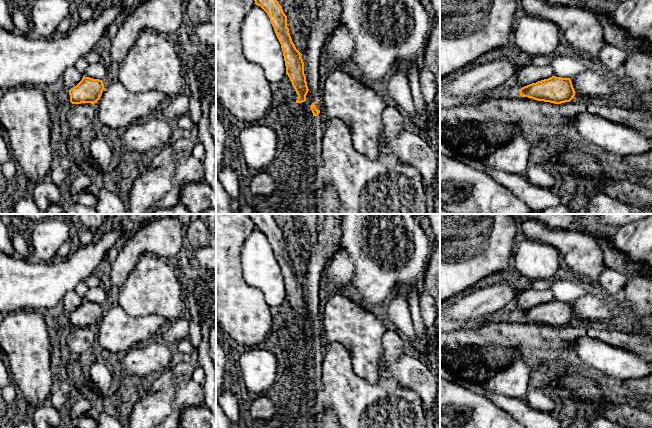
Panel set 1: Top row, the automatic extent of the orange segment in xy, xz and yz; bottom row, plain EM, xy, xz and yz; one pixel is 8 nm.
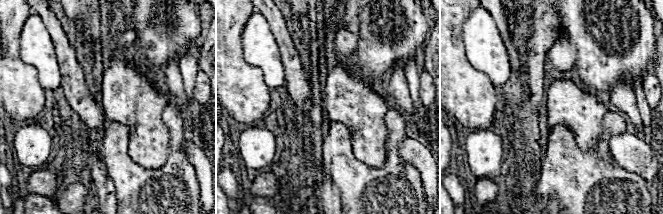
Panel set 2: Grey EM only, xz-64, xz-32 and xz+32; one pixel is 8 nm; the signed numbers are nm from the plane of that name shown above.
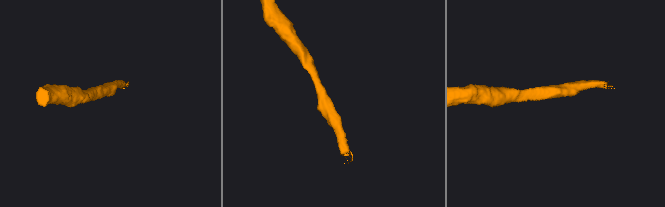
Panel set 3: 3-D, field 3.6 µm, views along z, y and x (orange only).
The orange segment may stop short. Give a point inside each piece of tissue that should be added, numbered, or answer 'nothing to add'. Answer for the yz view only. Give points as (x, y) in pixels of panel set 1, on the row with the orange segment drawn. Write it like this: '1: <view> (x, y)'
nothing to add

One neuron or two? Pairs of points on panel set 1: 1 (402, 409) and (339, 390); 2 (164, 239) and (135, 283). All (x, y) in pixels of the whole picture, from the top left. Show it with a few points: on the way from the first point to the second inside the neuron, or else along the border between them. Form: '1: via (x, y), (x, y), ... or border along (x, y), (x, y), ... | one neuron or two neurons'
1: via (386, 409), (372, 409), (355, 400) | one neuron
2: border along (160, 257), (143, 254), (133, 268) | two neurons

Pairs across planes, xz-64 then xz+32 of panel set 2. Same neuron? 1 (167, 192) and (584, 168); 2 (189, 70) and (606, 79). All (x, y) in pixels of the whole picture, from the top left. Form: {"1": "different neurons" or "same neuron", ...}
{"1": "same neuron", "2": "different neurons"}

